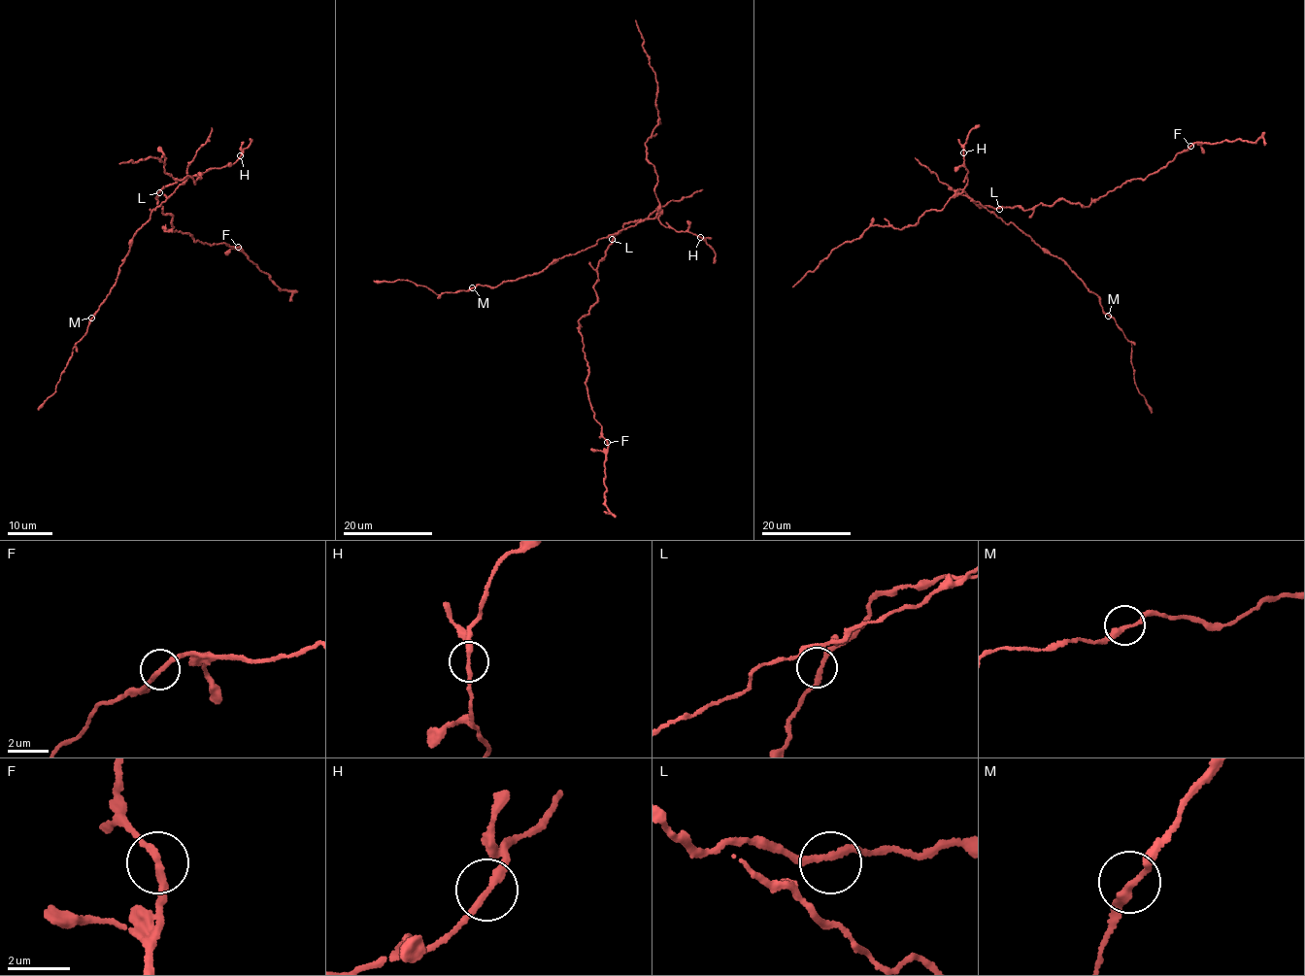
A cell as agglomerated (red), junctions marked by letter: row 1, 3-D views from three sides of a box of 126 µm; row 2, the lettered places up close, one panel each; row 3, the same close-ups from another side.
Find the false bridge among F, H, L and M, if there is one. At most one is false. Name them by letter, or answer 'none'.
none

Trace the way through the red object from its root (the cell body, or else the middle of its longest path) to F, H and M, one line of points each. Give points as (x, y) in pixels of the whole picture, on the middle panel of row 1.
F: (613, 240), (599, 262), (594, 286), (597, 302), (579, 319), (579, 330), (587, 362), (587, 396), (607, 442)
H: (613, 240), (625, 223), (656, 218), (664, 225), (700, 237)
M: (613, 240), (625, 223), (641, 219), (538, 273), (494, 287), (472, 287)

